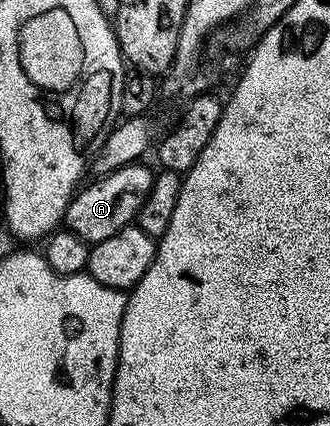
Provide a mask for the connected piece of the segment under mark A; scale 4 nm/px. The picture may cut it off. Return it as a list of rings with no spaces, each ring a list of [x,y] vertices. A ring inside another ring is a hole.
[[[141,162],[130,163],[114,173],[95,178],[92,184],[85,184],[77,193],[73,195],[71,202],[64,214],[63,226],[67,230],[74,232],[78,237],[82,237],[89,245],[98,241],[106,241],[106,237],[114,237],[124,227],[131,227],[136,223],[136,214],[141,209],[150,189],[153,187],[155,174],[151,172]]]

